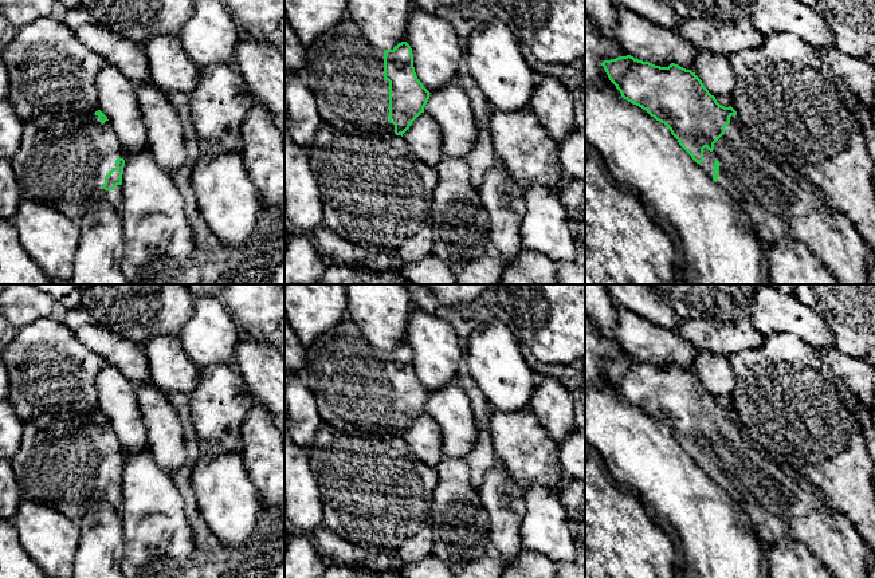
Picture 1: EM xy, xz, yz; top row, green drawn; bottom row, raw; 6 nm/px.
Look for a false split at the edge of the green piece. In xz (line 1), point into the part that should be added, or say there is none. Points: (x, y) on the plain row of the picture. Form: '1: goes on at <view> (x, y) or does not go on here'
1: goes on at xz (345, 372)

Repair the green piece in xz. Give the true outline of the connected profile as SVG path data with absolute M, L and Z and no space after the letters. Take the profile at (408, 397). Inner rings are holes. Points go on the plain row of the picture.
M342 318L305 347L303 377L313 390L323 422L401 436L424 413L429 392L417 380L407 342L393 350L374 347L350 318Z

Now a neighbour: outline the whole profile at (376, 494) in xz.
M323 422L310 449L310 469L321 492L325 528L368 553L396 557L404 563L419 562L431 555L433 546L431 504L439 476L433 467L413 455L401 436L336 428Z

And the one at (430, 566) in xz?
M432 554L419 562L405 563L397 573L403 578L456 578L456 571Z

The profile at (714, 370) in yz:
M698 351L691 371L702 381L711 396L726 396L731 400L737 388L737 378L727 357Z

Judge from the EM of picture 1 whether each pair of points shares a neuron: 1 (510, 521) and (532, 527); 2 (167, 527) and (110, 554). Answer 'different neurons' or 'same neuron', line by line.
1: different neurons
2: different neurons

